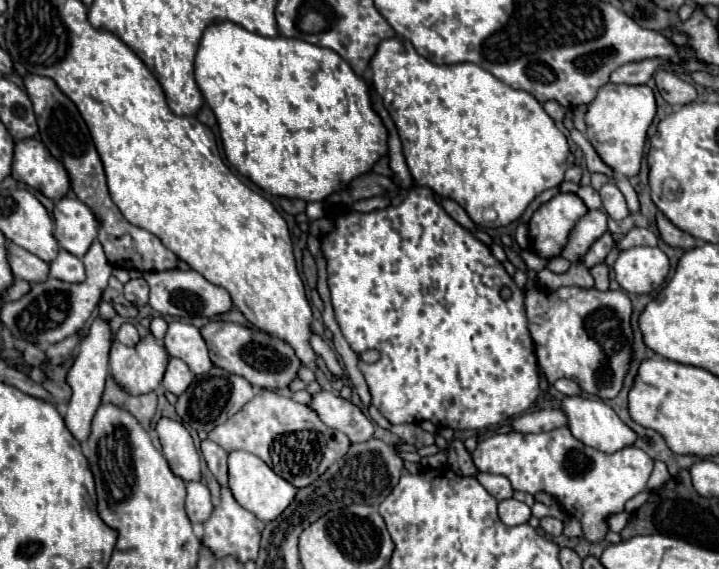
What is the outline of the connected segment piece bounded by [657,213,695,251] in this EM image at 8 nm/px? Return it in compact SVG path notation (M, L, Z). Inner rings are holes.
M657 213L657 227L659 227L661 239L663 239L667 245L679 247L679 249L685 249L685 251L695 247L695 239L693 239L689 233L677 229L663 213Z

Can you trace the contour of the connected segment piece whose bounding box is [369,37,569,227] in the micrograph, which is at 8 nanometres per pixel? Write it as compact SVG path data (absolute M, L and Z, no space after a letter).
M401 37L381 41L369 61L369 67L371 83L383 99L383 107L387 109L391 119L395 117L393 123L397 125L403 143L403 155L413 175L413 185L429 187L437 195L457 201L473 219L473 223L483 225L485 209L493 209L497 213L497 219L487 225L509 225L523 215L527 205L539 193L561 185L563 175L569 167L569 143L533 95L509 87L475 63L429 63L413 49L409 41Z

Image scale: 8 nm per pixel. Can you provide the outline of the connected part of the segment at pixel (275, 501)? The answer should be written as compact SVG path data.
M245 451L229 453L229 487L231 487L237 503L265 523L277 519L293 503L293 499L297 495L297 487L293 487L283 477L279 477L257 455L251 455L251 453L245 453Z

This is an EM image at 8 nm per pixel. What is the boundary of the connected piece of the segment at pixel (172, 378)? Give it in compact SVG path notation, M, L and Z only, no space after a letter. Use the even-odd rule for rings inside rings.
M171 359L165 371L165 377L163 377L163 387L179 397L191 385L191 381L193 381L193 373L185 365L185 361Z

